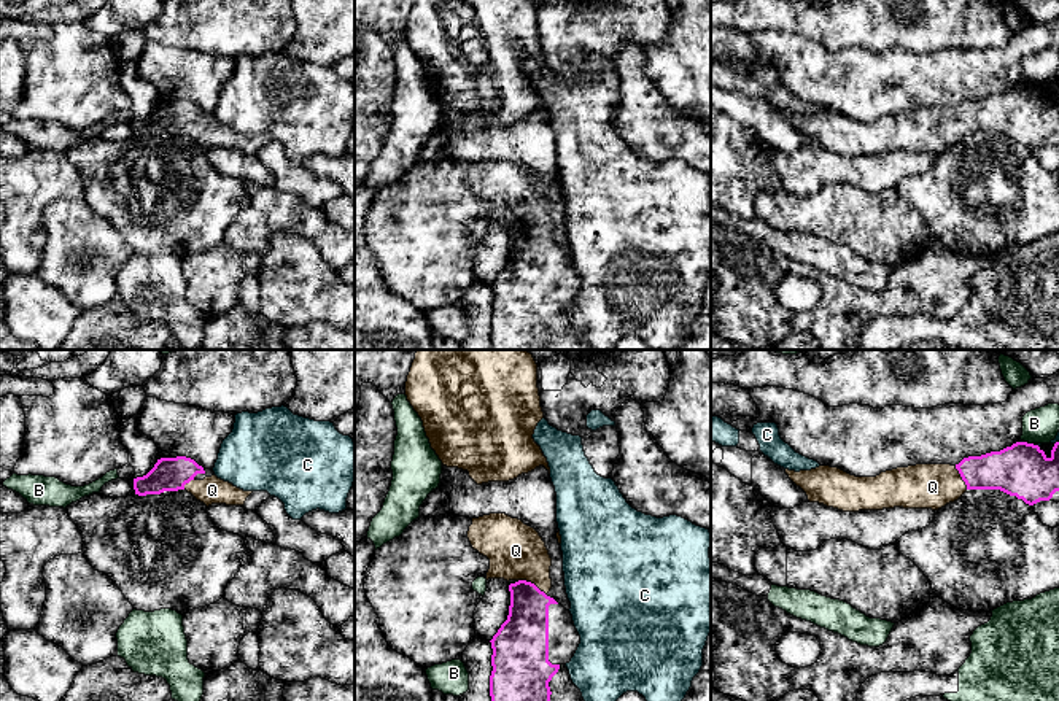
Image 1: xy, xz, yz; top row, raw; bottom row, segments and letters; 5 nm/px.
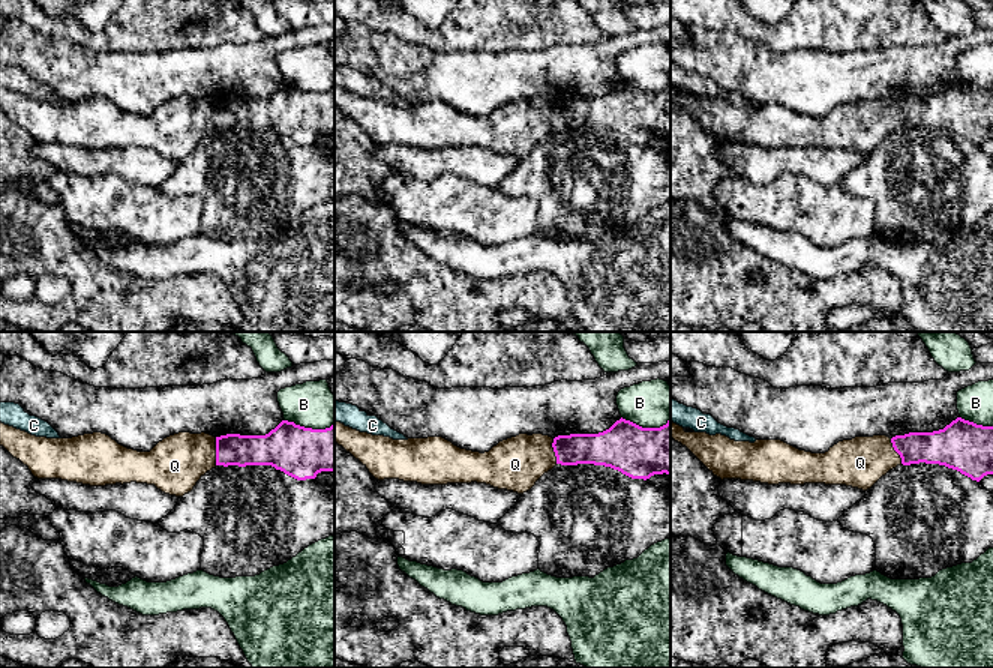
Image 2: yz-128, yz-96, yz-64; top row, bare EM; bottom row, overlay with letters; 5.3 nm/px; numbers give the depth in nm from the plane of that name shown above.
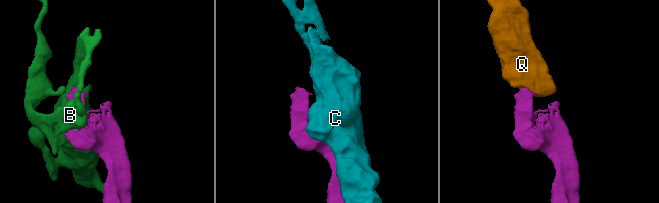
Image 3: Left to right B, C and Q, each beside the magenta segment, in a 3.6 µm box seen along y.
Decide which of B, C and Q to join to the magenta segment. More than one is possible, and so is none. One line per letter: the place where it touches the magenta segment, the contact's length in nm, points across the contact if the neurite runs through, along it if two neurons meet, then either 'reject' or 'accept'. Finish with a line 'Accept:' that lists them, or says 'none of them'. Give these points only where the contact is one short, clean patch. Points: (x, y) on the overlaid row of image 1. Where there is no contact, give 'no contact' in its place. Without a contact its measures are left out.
B: meets magenta in yz at (1031, 444); contact 30 nm long; reject
C: meets magenta in yz at (1035, 445); contact 40 nm long; reject
Q: meets magenta in xz at (533, 584); contact 170 nm long; runs through xz (525, 631), (528, 595), (533, 584), (531, 566), (515, 550); accept
Accept: Q

